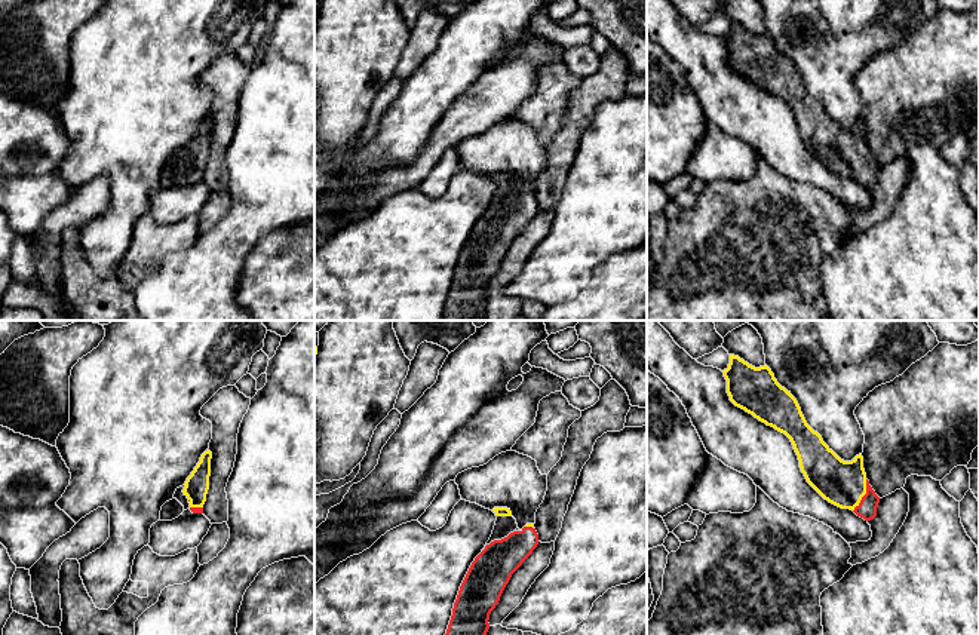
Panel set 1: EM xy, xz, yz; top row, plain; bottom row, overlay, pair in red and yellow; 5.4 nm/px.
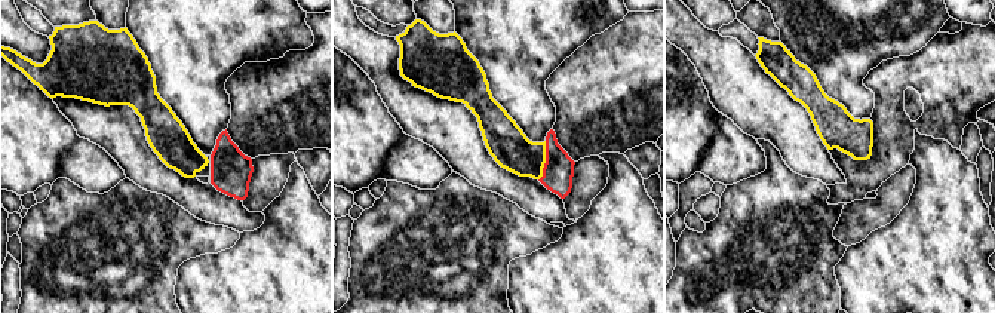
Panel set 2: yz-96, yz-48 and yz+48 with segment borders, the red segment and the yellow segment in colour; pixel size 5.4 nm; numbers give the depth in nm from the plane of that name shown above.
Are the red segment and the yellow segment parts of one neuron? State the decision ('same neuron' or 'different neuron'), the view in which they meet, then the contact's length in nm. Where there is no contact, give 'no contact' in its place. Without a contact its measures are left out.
same neuron | yz | 190 nm

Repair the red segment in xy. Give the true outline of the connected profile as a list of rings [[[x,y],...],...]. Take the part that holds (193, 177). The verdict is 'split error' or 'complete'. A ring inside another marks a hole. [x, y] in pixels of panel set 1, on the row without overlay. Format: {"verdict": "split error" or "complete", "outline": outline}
{"verdict": "split error", "outline": [[[208,117],[202,122],[200,129],[185,148],[182,157],[184,163],[190,168],[190,178],[193,181],[203,181],[203,172],[209,157],[212,120]]]}

